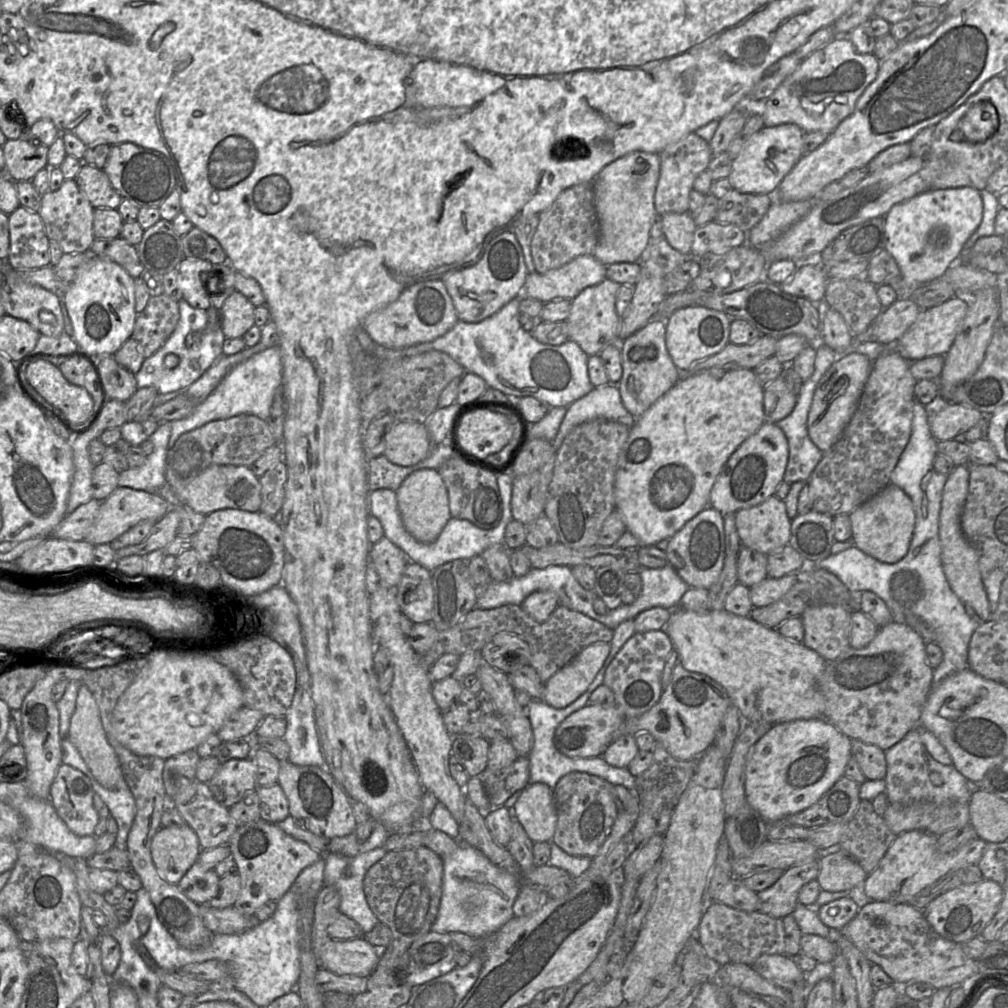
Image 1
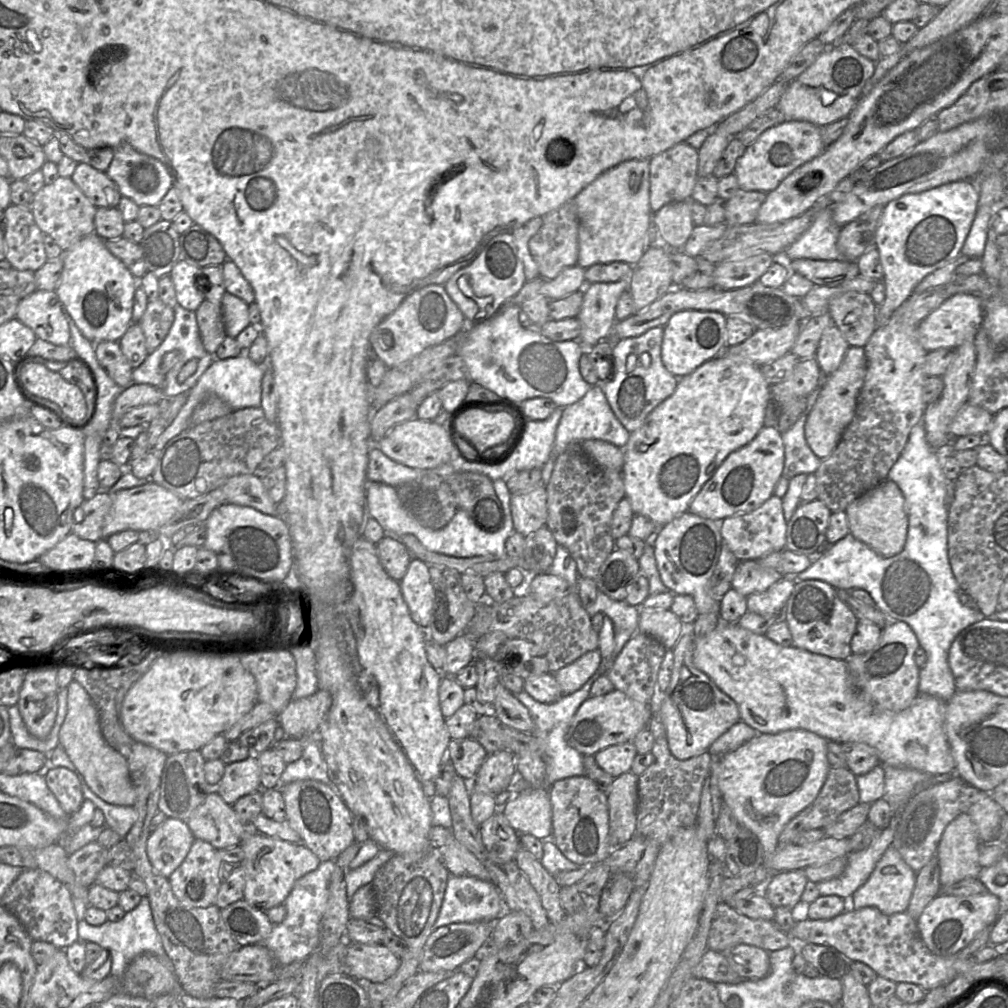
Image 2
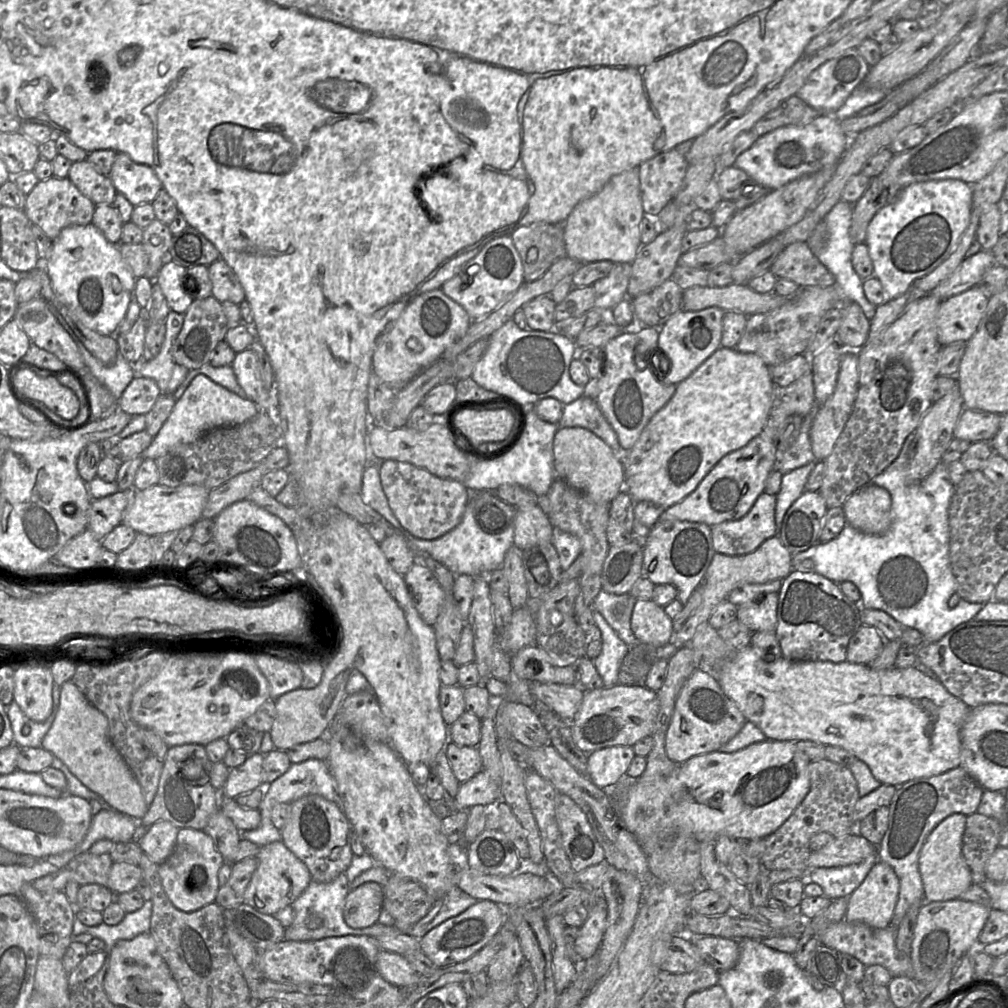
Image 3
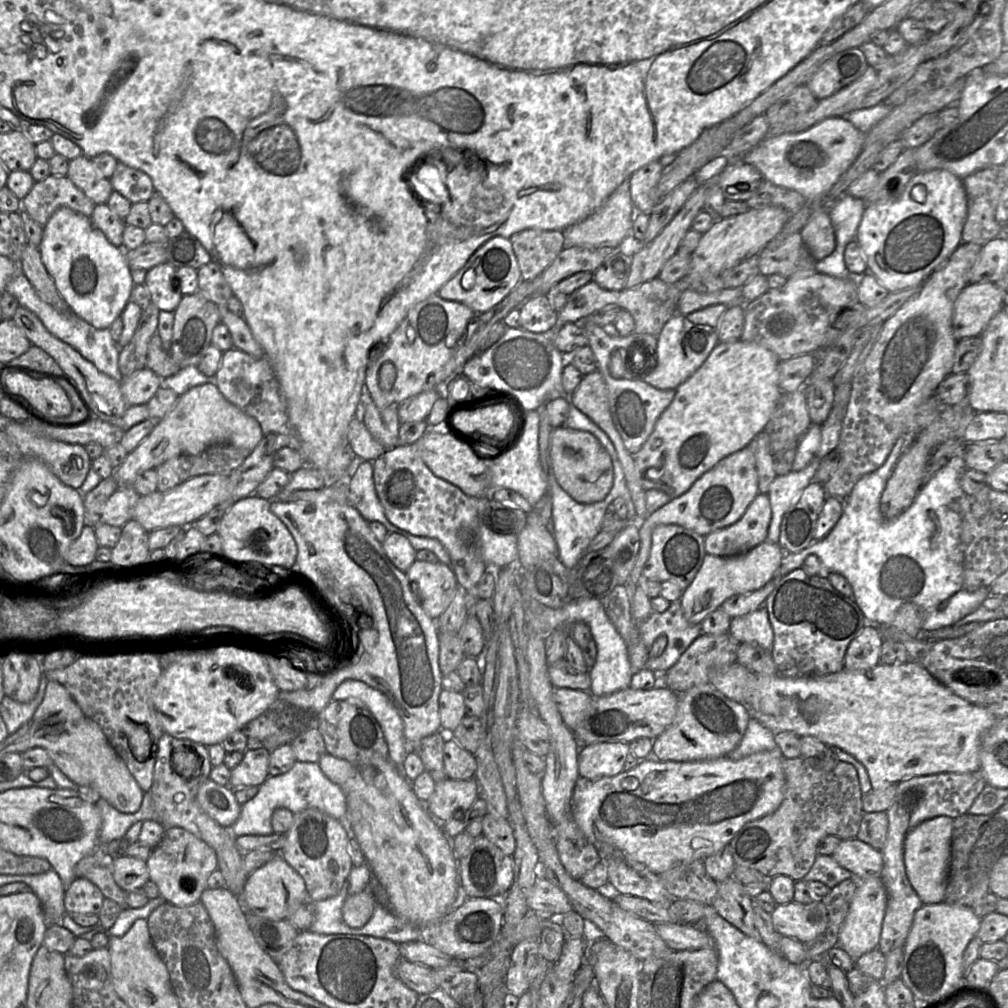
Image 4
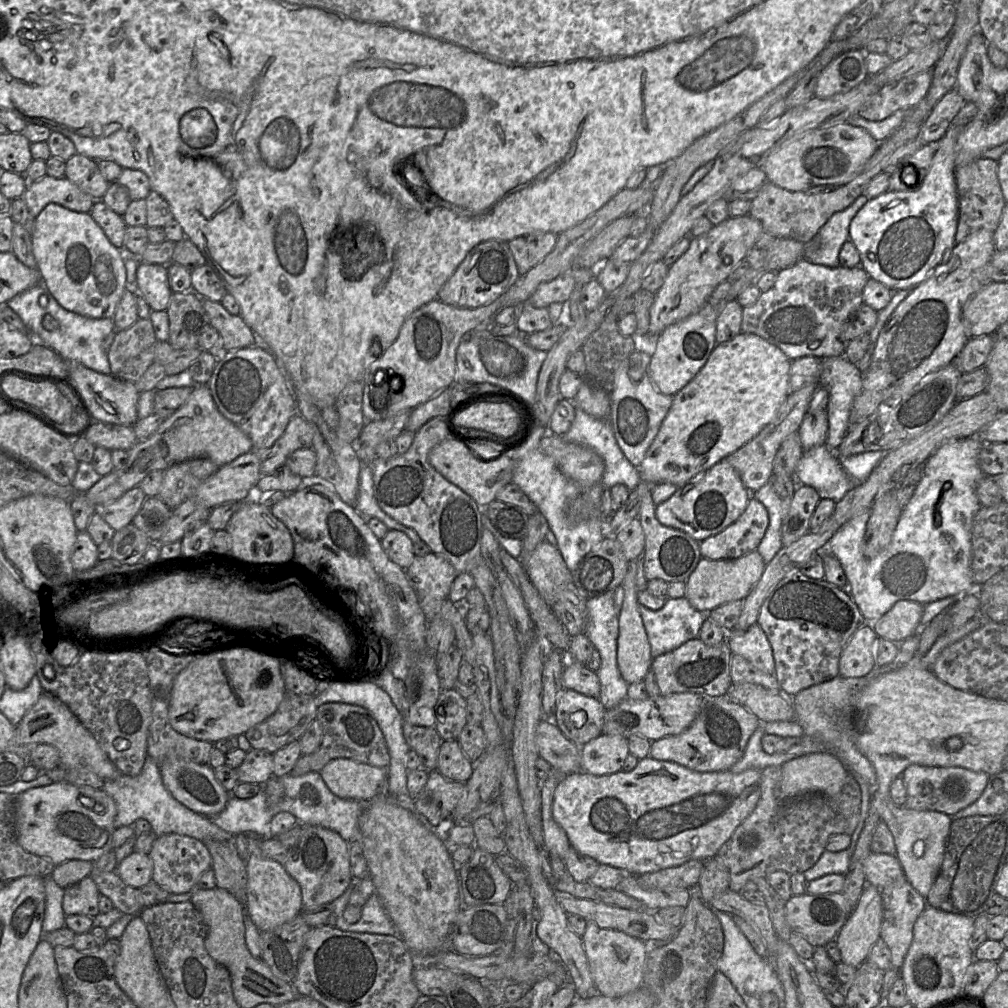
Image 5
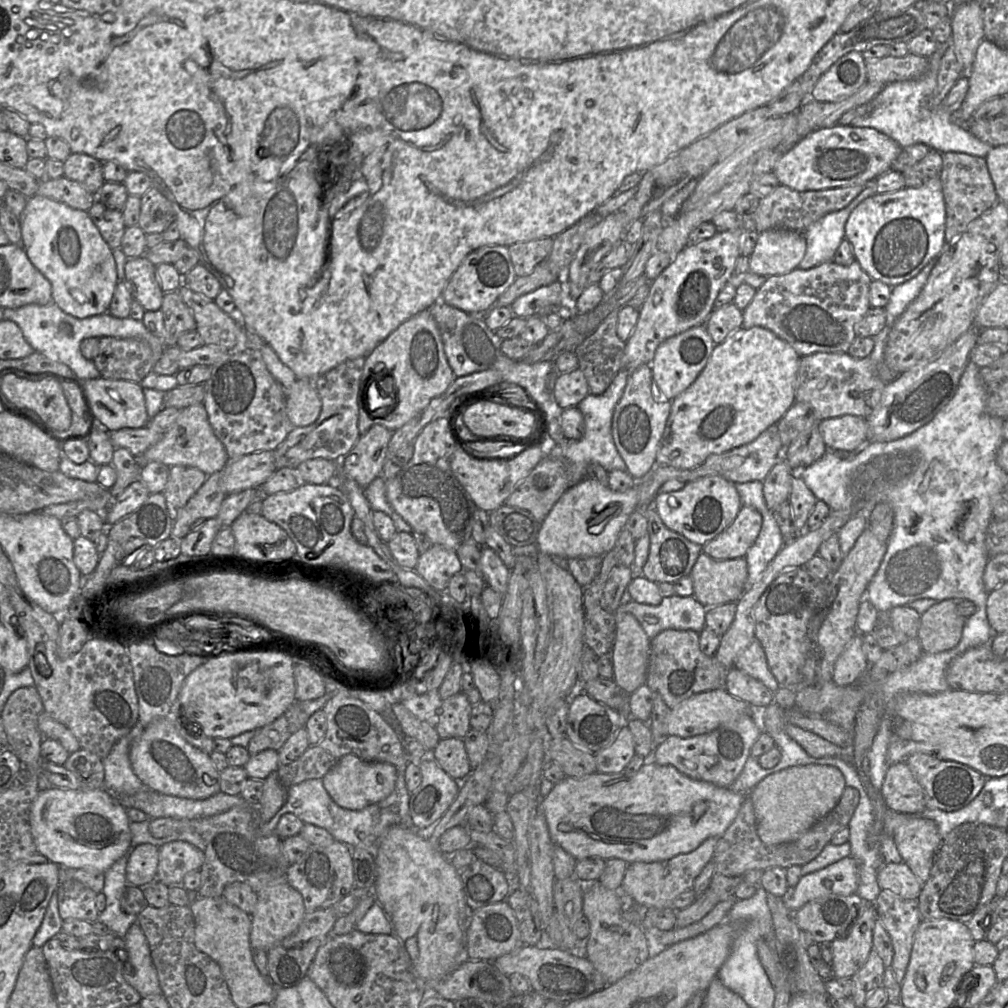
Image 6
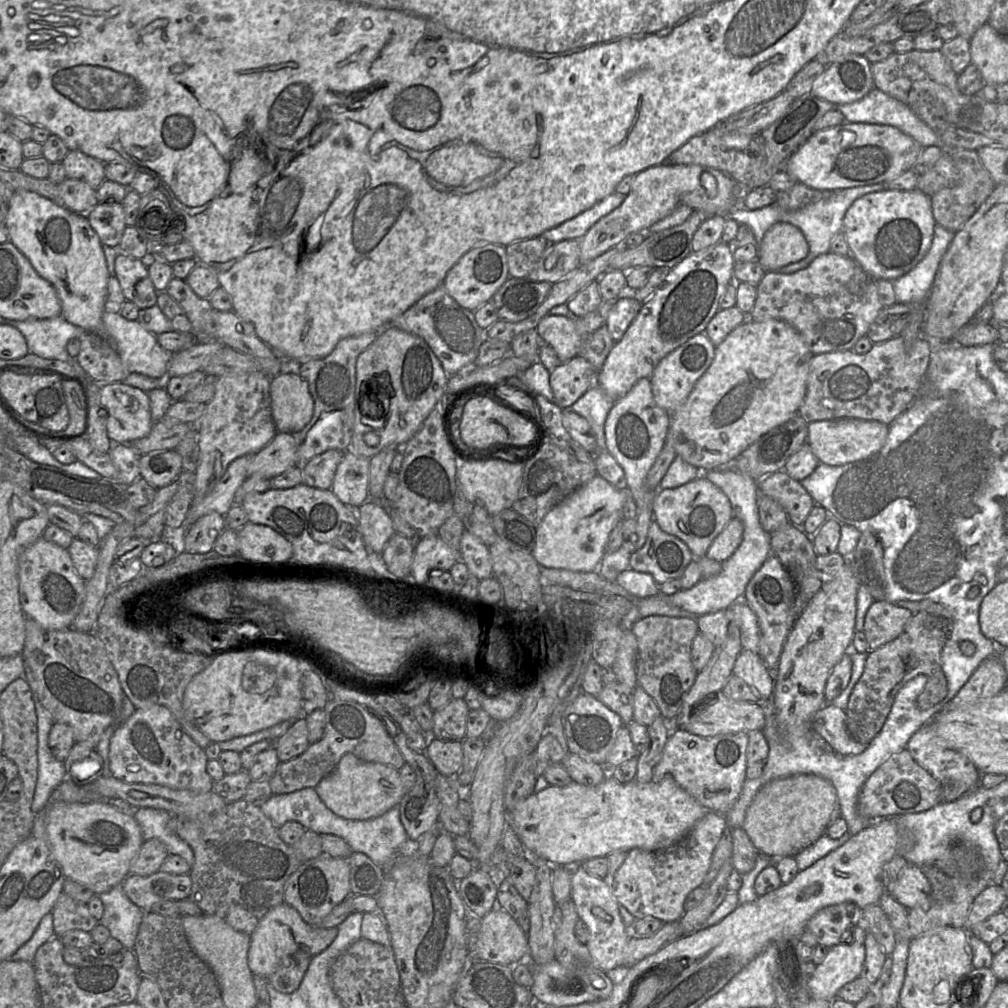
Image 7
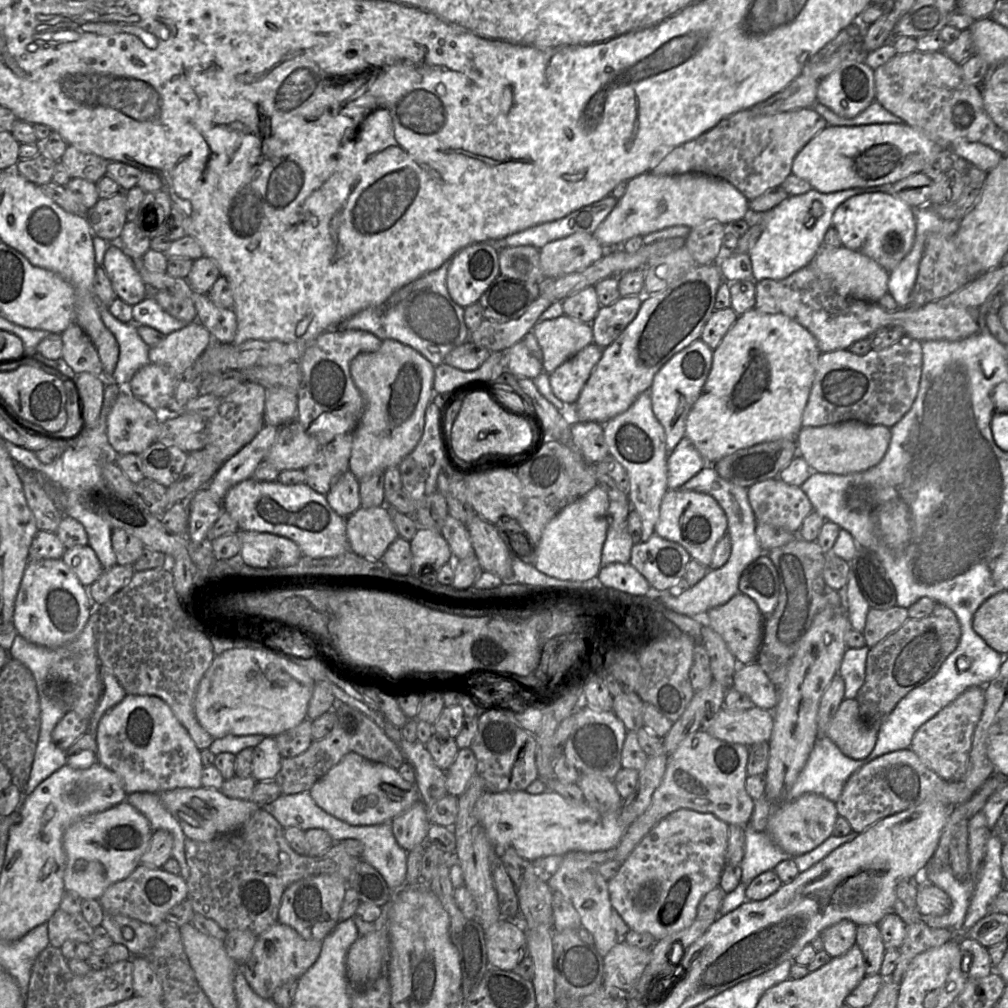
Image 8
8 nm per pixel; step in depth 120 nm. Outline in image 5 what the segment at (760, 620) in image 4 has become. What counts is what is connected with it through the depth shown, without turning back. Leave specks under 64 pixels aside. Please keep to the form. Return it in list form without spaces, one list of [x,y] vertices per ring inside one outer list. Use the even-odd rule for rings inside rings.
[[[756,622],[746,631],[730,631],[726,638],[732,654],[738,654],[758,669],[774,674],[775,663],[771,644]]]

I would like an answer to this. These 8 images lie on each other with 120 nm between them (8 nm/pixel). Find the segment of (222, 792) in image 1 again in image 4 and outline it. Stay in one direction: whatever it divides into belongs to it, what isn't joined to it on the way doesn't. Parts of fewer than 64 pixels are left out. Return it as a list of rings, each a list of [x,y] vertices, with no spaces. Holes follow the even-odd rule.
[[[265,748],[246,750],[242,761],[231,770],[230,787],[244,789],[259,787],[269,777],[269,755]]]

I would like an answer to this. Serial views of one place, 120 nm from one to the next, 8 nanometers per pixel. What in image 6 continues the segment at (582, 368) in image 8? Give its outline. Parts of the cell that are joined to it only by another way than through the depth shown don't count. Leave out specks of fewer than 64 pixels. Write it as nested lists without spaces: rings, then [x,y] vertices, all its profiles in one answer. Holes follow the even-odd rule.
[[[577,368],[557,376],[553,399],[559,408],[567,409],[577,407],[589,393],[587,380],[583,372]]]

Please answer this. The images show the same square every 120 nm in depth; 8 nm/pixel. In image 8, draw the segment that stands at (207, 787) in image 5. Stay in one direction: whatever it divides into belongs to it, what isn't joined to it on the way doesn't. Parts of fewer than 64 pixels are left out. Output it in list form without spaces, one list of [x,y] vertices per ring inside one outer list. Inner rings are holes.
[[[126,694],[120,703],[101,717],[95,741],[97,745],[95,759],[120,777],[127,795],[134,792],[162,793],[176,788],[202,787],[203,765],[200,750],[186,729],[175,718],[170,707],[156,696]]]

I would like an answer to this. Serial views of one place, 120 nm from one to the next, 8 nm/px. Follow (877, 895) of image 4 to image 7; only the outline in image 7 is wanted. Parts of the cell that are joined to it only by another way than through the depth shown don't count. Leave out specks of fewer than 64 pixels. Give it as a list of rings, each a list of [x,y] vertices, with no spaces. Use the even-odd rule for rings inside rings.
[[[861,922],[851,931],[848,931],[845,939],[829,949],[824,961],[817,965],[814,973],[809,977],[808,986],[815,999],[833,1000],[837,997],[839,989],[845,984],[860,976],[865,961],[865,936],[867,928]]]

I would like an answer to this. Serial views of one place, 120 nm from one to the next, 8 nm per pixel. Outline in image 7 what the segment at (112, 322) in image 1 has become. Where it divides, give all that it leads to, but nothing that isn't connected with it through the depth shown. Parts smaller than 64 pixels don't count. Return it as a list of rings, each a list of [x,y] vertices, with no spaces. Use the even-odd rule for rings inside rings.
[[[16,190],[7,204],[8,214],[4,227],[9,241],[29,260],[34,270],[50,282],[61,304],[61,315],[69,323],[105,339],[117,351],[117,344],[104,327],[102,315],[107,296],[109,272],[102,243],[90,226],[87,214],[78,214],[30,191]]]

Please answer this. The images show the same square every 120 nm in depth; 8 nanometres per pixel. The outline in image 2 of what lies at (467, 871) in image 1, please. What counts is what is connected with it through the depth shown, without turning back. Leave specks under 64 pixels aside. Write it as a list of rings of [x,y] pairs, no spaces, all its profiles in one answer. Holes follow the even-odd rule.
[[[449,875],[446,890],[434,929],[453,923],[496,921],[505,911],[505,901],[492,881],[473,876]]]

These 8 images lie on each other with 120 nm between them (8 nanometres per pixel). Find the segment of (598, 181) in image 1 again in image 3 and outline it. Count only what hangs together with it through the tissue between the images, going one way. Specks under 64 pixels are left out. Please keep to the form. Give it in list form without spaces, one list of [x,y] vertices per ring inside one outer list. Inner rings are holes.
[[[639,168],[612,176],[601,190],[580,201],[563,223],[567,256],[581,263],[607,260],[631,264],[642,245],[640,223],[643,216]]]

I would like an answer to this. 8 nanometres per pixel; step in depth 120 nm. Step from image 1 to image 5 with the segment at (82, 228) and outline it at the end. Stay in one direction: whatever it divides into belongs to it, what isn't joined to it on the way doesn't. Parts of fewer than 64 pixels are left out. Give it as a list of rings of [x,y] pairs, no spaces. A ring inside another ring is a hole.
[[[44,177],[29,182],[23,199],[33,217],[49,203],[62,205],[77,212],[89,212],[95,200],[67,177]]]

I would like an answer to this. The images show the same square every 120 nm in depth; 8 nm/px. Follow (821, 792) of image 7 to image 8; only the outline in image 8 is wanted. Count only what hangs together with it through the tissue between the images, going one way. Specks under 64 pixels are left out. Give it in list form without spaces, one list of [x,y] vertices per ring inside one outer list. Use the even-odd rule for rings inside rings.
[[[805,794],[789,803],[774,803],[778,808],[769,817],[765,831],[792,858],[812,851],[831,836],[839,816],[835,803],[817,794]]]

